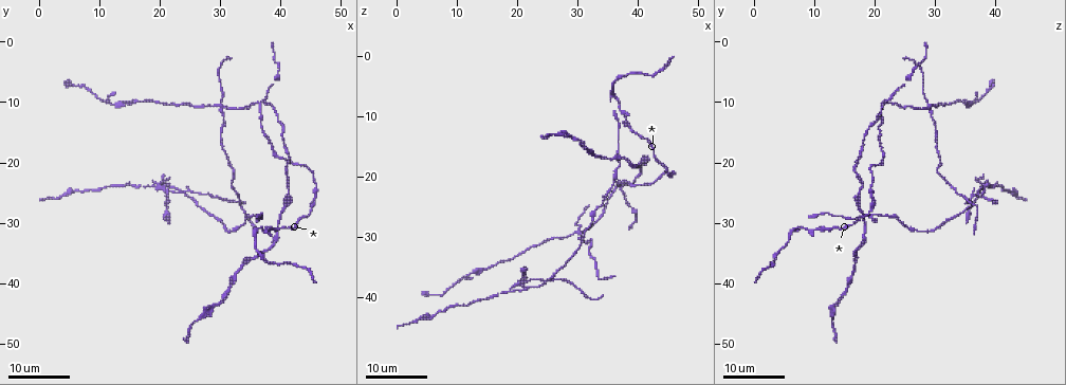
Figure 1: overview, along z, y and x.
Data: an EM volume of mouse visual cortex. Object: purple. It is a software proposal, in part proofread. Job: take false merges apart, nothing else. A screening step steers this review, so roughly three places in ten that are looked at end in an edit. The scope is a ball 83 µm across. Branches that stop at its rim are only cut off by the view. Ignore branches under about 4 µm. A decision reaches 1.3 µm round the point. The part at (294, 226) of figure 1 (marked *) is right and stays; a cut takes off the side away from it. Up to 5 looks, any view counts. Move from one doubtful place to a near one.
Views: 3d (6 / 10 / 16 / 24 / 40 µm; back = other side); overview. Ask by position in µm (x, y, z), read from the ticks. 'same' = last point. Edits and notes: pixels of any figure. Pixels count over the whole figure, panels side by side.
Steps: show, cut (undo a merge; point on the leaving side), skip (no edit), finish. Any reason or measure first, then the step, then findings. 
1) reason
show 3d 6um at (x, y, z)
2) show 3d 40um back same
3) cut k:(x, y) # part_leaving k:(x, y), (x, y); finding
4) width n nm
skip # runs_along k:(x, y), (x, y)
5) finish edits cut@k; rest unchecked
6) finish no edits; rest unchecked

three arms meet
show 3d 16um at (38.0, 31.5, 9.5)

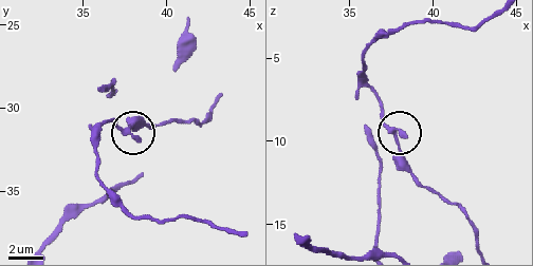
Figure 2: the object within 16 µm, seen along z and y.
zoom in
show 3d 6um at (37.5, 31.4, 9.4)

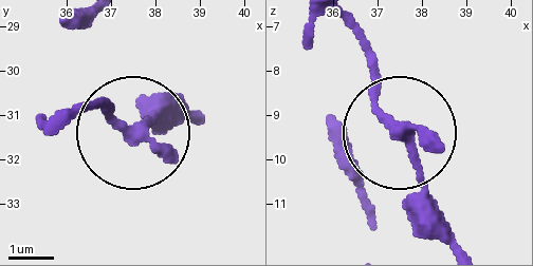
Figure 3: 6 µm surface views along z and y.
from behind
show 3d 6um back at (37.55, 31.30, 9.40)

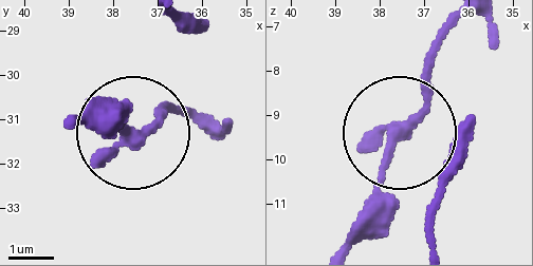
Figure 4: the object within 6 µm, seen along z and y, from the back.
arms 3
skip # runs_along 4:(341, 244), (420, 108), (432, 43); all the same cell

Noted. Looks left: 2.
show 3d 16um at (36.0, 10.0, 22.0)

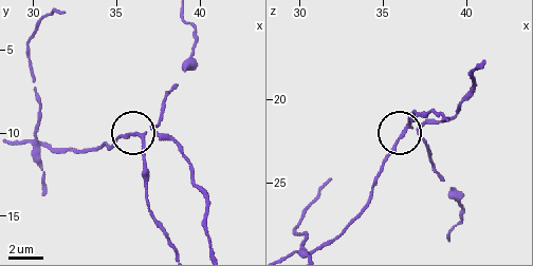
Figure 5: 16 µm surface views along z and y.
show 3d 10um at (36.5, 10.0, 21.7)

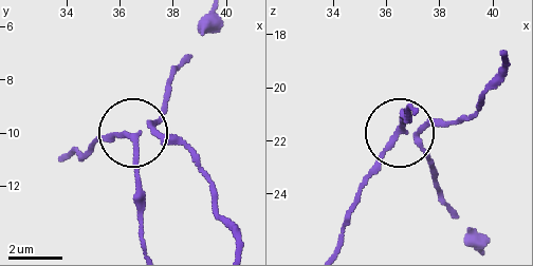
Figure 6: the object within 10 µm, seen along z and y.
side_arm 43 um; arms 4
cut 6:(188, 148) # a second cell is stuck on

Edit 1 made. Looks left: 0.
finish edits cut@6; rest unchecked

